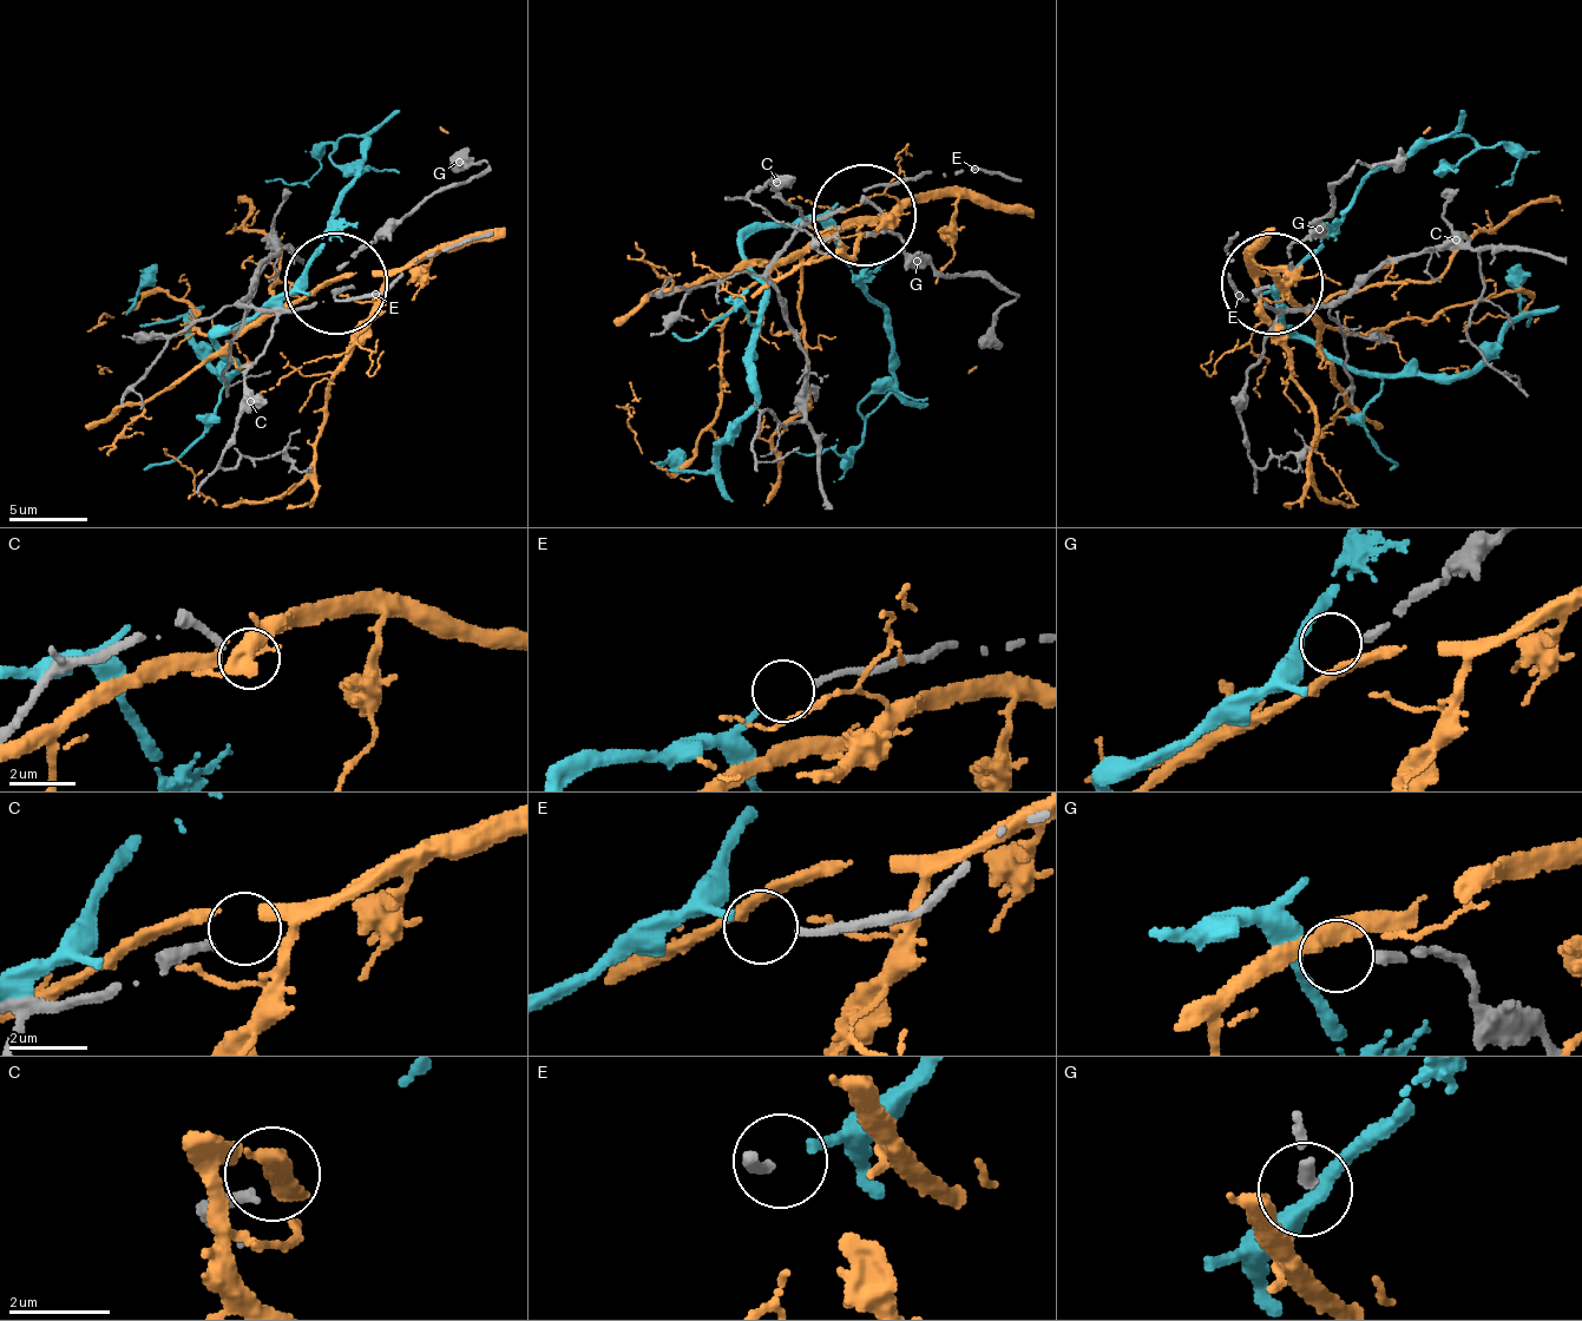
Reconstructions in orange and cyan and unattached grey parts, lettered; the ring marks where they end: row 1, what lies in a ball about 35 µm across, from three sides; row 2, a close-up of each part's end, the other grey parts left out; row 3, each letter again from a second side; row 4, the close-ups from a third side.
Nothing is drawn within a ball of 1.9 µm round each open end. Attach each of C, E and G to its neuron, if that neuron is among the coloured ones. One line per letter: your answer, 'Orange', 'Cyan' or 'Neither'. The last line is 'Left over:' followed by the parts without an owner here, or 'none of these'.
C: Neither
E: Cyan
G: Neither
Left over: C, G

